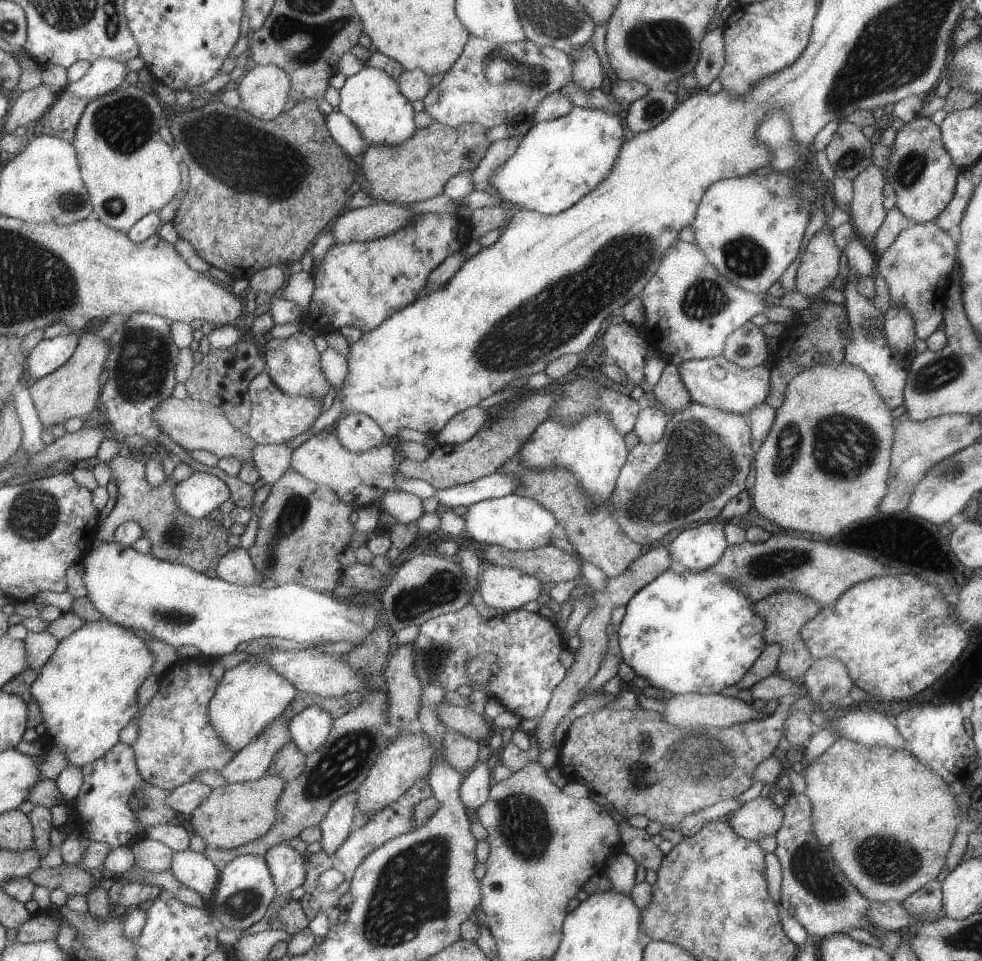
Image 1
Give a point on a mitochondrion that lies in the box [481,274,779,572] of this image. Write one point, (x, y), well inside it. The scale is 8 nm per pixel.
(699, 467)

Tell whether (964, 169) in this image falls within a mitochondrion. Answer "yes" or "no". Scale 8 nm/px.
no

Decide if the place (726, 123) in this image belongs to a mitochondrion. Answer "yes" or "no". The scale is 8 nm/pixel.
no

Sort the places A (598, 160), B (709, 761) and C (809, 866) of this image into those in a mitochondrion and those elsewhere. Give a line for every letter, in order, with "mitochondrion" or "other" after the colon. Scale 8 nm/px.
A: other
B: mitochondrion
C: mitochondrion

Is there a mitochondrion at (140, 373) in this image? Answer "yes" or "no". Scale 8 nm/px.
yes

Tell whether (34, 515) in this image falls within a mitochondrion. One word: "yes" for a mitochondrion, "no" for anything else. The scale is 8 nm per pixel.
yes

